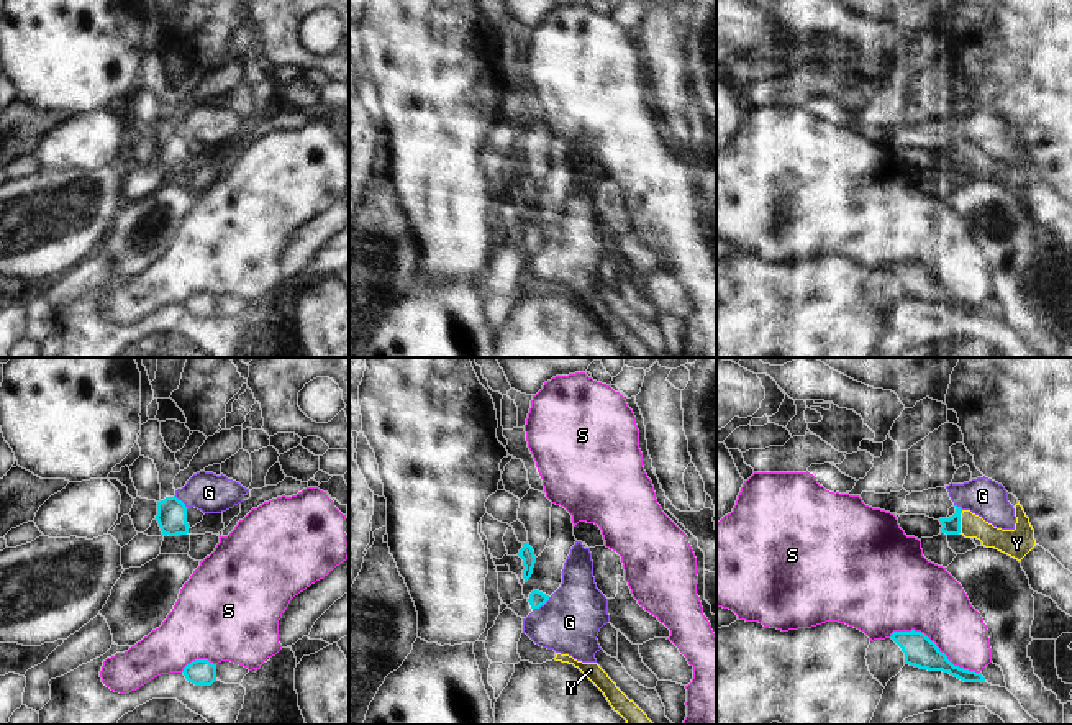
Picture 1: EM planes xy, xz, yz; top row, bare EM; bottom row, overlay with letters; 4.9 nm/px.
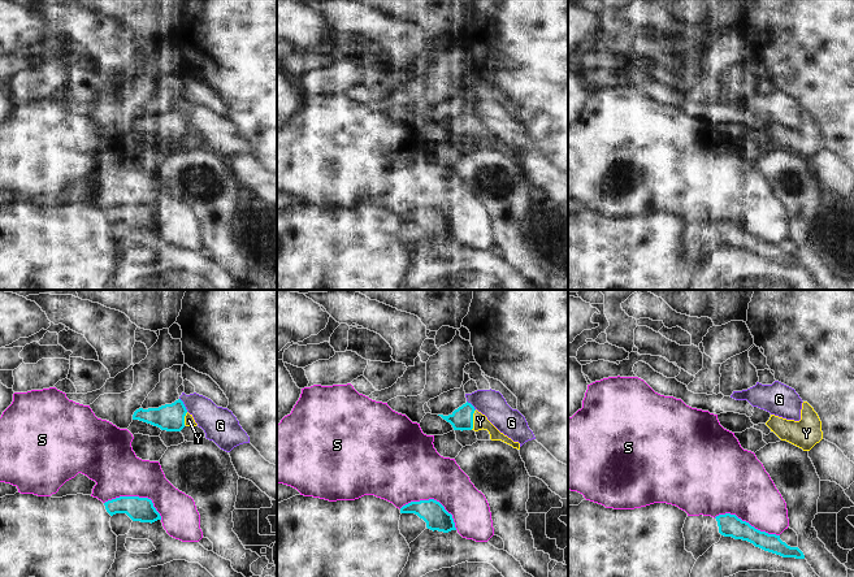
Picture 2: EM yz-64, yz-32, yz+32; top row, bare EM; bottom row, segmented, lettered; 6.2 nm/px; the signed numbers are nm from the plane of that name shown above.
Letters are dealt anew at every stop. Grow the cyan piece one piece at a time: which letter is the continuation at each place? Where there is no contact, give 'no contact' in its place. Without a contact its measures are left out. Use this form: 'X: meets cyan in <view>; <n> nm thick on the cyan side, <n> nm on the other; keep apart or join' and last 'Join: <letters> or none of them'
G: meets cyan in xz; 80 nm thick on the cyan side, 300 nm on the other; keep apart
S: meets cyan in yz; 160 nm thick on the cyan side, 340 nm on the other; keep apart
Y: meets cyan in yz; 90 nm thick on the cyan side, 120 nm on the other; join
Join: Y

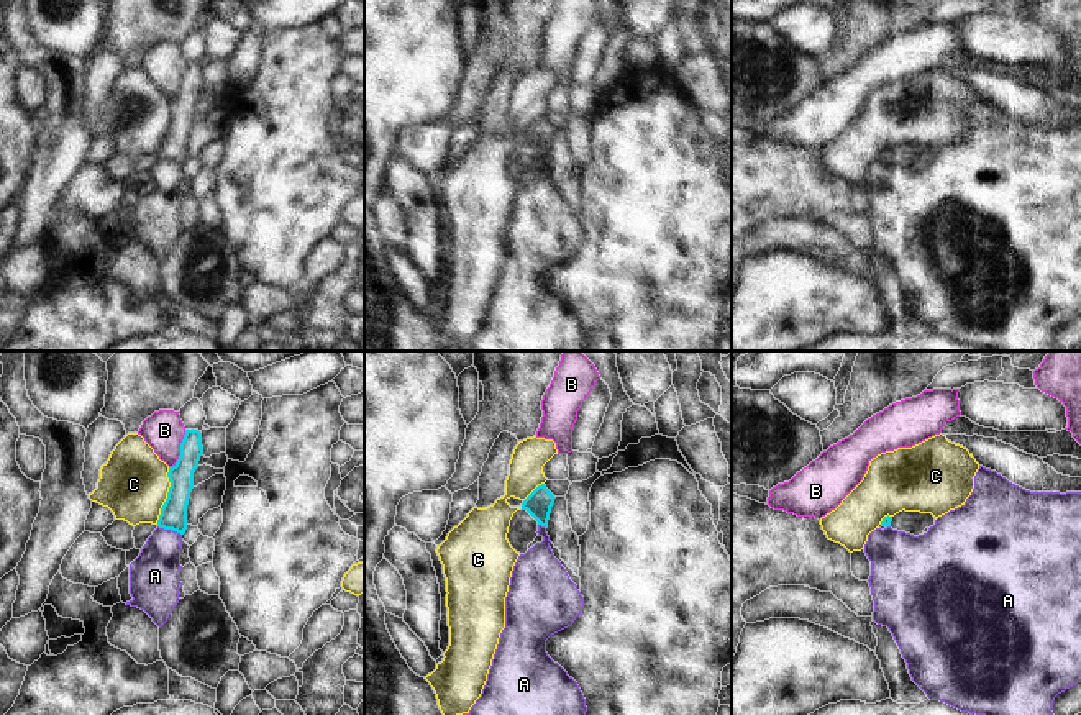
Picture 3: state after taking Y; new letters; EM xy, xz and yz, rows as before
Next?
A: meets cyan in xy; 130 nm thick on the cyan side, 260 nm on the other; keep apart
B: meets cyan in xy; 130 nm thick on the cyan side, 190 nm on the other; keep apart
C: meets cyan in xy; 130 nm thick on the cyan side, 340 nm on the other; keep apart
Join: none of them

